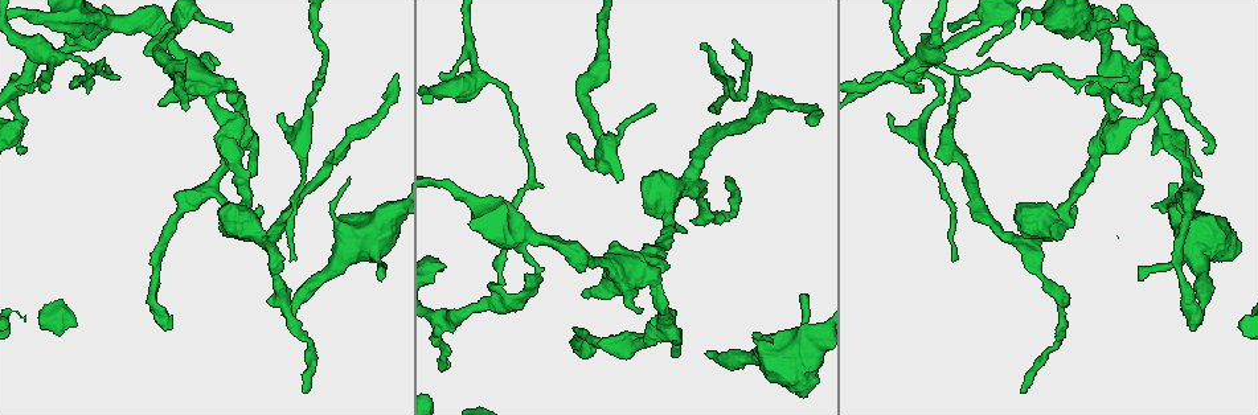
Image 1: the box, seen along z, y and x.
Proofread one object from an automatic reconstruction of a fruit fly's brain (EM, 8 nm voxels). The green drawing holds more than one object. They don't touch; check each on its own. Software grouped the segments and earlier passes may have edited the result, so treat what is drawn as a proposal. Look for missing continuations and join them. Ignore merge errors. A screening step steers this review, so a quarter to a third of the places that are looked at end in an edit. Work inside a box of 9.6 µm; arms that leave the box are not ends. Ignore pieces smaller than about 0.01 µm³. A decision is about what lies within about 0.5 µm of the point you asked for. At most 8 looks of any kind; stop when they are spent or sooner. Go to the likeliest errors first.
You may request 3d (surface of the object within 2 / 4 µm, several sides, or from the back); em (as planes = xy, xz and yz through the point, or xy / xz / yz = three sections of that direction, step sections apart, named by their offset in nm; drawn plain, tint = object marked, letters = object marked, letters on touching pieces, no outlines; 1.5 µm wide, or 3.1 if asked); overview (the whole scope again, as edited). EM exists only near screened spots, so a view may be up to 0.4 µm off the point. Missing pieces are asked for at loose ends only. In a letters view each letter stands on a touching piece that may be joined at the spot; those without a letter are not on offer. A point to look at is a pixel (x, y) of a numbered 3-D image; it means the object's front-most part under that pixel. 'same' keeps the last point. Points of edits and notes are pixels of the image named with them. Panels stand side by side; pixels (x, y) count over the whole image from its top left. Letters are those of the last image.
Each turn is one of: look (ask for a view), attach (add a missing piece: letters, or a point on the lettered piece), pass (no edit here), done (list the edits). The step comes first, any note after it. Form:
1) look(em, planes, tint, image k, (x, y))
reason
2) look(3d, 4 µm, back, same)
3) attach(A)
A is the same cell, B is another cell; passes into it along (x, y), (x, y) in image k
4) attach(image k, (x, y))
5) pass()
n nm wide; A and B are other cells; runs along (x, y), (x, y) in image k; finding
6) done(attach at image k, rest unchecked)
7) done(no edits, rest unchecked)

look(em, planes, tint, image 1, (710, 358))
branch stops here

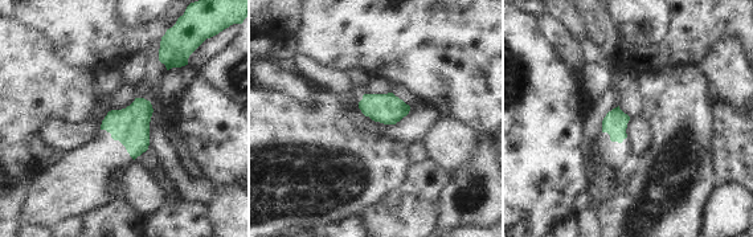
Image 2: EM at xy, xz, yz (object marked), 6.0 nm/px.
look(em, planes, letters, same)

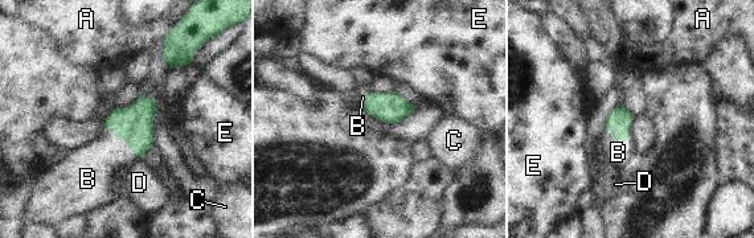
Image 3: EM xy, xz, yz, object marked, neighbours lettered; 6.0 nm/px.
attach(B)
B is the same cell, A, C, D and E are other cells; passes into it along (134, 124), (122, 138), (95, 169) in image 3; the neuron continues

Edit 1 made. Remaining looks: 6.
look(3d, 4 µm, back, image 1, (1195, 326))
long arm stops here

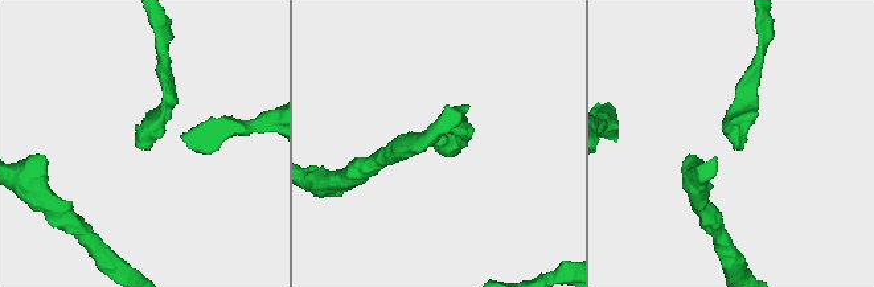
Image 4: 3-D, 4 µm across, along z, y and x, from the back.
look(em, planes, letters, image 4, (738, 143))
shape alone is not enough

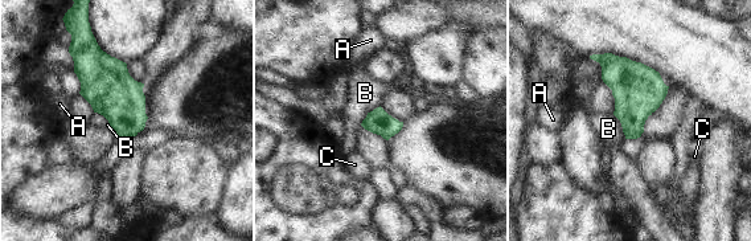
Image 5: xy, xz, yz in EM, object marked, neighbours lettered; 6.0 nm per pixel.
pass()
150 nm wide; A, B and C are other cells; border along (380, 105), (360, 125) in image 5; none of them fits

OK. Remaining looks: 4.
look(3d, 4 µm, back, image 1, (296, 258))
end of a long branch

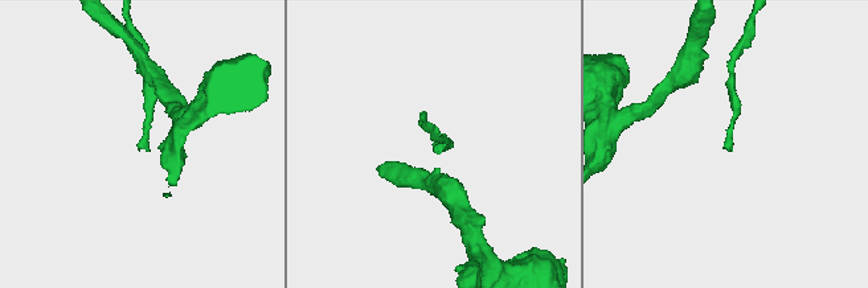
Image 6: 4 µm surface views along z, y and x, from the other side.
look(em, xz, step 8, letters, image 6, (724, 145))
shape alone is not enough

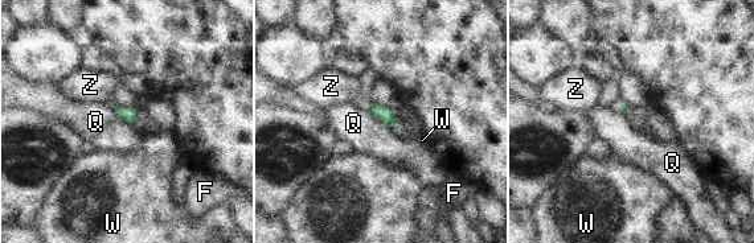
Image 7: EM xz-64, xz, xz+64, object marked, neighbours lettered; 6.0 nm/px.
look(em, planes, letters, same)
another direction

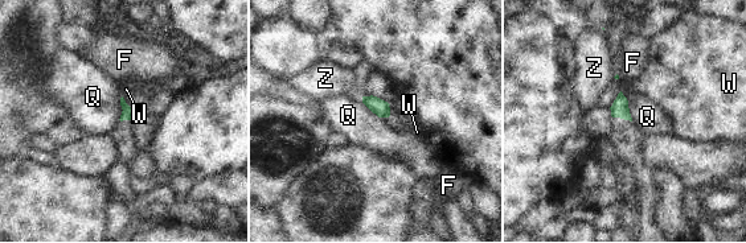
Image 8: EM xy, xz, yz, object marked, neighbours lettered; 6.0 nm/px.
pass()
F, Q, W and Z are other cells; border along (361, 97), (373, 112), (388, 118) in image 8; none of them fits

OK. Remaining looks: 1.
done(attach at image 3, rest unchecked)

